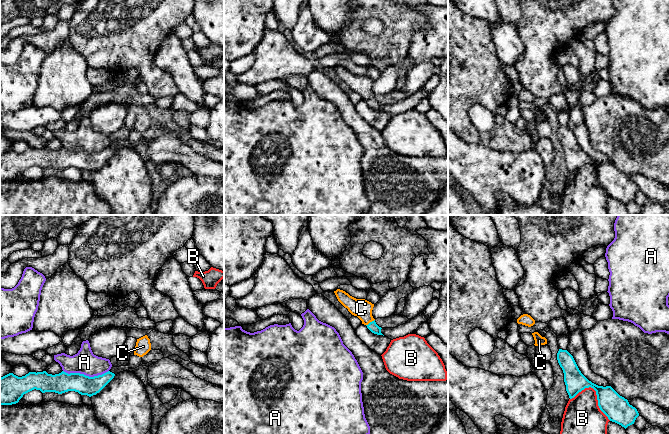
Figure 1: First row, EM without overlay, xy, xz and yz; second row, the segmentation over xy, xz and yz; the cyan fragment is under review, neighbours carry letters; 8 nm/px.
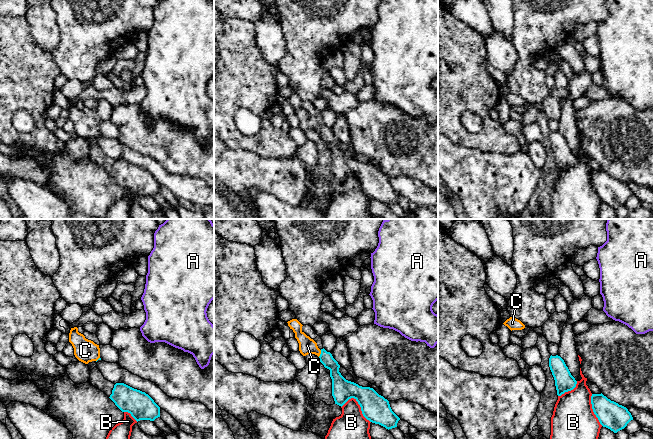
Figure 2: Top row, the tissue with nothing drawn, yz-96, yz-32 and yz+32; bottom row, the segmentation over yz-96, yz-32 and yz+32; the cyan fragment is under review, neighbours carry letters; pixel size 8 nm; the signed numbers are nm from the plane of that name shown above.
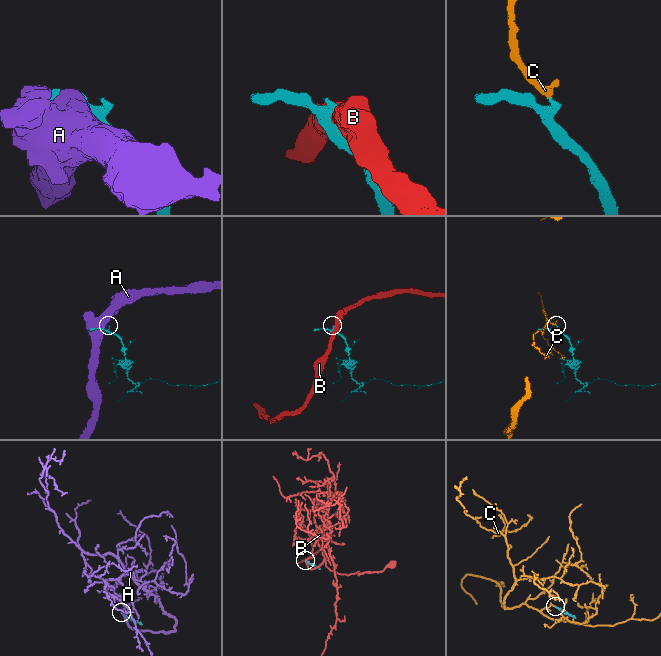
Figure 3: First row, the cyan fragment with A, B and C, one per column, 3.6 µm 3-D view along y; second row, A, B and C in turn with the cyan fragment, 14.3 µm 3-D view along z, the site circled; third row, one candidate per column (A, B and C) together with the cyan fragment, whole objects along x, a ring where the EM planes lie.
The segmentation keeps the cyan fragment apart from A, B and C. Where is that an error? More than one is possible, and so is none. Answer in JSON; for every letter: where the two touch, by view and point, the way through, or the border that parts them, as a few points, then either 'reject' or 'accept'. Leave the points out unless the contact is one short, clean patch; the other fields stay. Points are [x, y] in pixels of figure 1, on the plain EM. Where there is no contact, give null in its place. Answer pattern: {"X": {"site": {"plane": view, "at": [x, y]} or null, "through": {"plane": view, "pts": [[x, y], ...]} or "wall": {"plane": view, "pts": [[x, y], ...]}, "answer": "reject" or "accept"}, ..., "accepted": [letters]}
{"A": {"site": {"plane": "xy", "at": [85, 151]}, "answer": "reject"}, "B": {"site": {"plane": "yz", "at": [596, 169]}, "answer": "reject"}, "C": {"site": {"plane": "xz", "at": [370, 98]}, "through": {"plane": "xz", "pts": [[372, 102], [370, 98], [361, 84]]}, "answer": "accept"}, "accepted": ["C"]}

